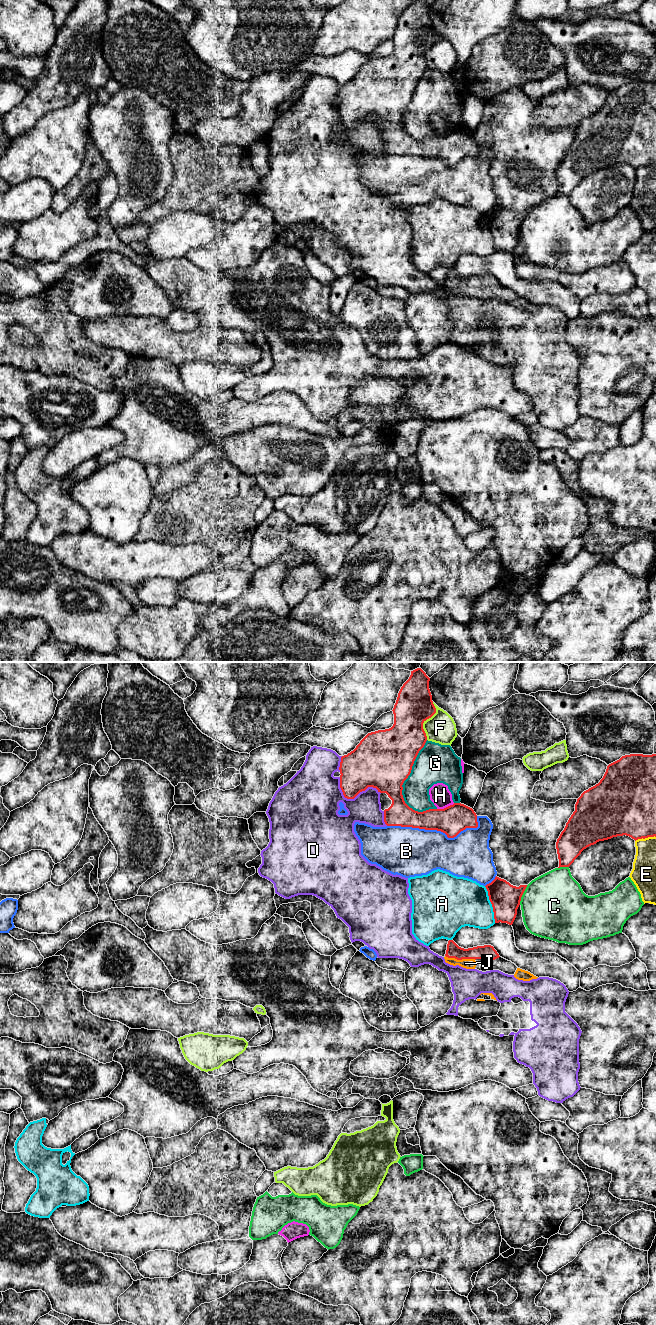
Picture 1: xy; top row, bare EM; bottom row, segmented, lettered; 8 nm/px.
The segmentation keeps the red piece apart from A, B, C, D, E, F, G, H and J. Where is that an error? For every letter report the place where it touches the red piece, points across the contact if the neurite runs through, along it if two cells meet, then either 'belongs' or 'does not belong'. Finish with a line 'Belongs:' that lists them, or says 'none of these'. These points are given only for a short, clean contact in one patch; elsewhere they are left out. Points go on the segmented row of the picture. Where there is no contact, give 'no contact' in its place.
A: meets red in xy at (491, 903); does not belong
B: meets red in xy at (434, 829); does not belong
C: meets red in xy at (522, 894); does not belong
D: meets red in xy at (353, 798); does not belong
E: meets red in xy at (645, 837); does not belong
F: meets red in xy at (426, 719); does not belong
G: meets red in xy at (407, 777); does not belong
H: meets red in xy at (446, 807); does not belong
J: meets red in xy at (460, 959); runs through xy (453, 950), (460, 959), (465, 963); belongs
Belongs: J

